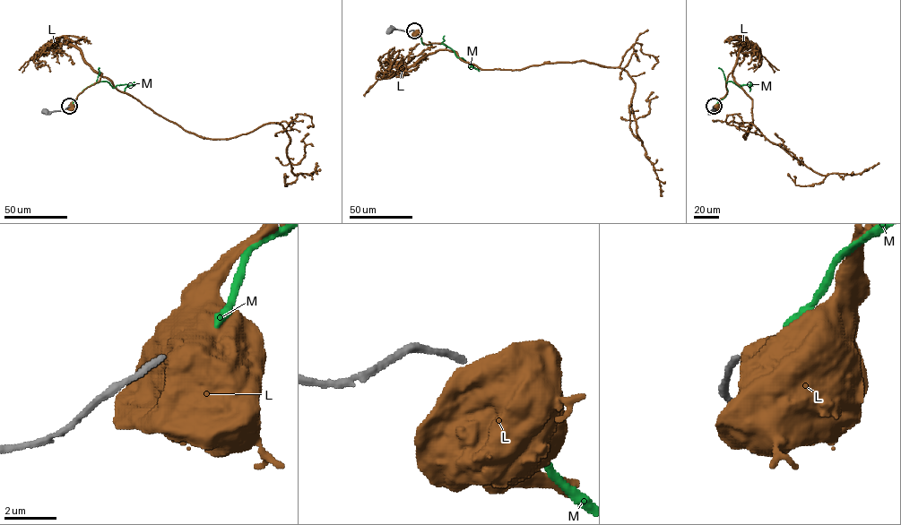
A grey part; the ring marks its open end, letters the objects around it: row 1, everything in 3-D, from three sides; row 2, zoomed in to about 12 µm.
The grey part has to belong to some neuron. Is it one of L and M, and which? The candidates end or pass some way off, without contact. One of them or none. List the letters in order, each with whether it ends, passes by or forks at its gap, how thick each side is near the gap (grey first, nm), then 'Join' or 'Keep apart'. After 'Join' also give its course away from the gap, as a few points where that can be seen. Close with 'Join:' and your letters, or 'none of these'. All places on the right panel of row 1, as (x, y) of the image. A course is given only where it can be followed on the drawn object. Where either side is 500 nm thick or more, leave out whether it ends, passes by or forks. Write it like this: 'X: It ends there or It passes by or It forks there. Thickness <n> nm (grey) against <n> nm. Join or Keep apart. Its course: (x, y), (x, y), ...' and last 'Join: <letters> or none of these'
L: Thickness 240 nm (grey) against 1000 nm. Keep apart
M: It ends there. Thickness 240 nm (grey) against 240 nm. Join. Its course: (715, 105), (727, 93), (727, 81), (740, 88), (741, 85), (751, 85), (750, 81)
Join: M

